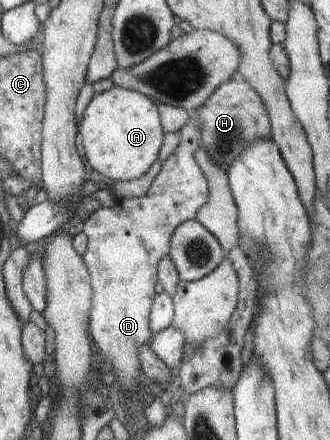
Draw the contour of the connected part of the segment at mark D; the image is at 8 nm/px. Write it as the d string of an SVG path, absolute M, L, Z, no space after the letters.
M194 123L182 126L180 143L163 163L146 195L119 199L114 207L99 208L83 223L82 231L88 237L88 247L82 259L88 267L92 285L92 309L90 309L90 334L104 359L103 365L110 363L116 369L118 379L136 394L138 385L146 385L138 359L138 347L149 345L153 338L150 333L150 312L155 298L154 285L159 281L157 266L169 255L172 233L181 223L196 220L200 207L208 201L208 182L192 153L199 152L200 127Z

